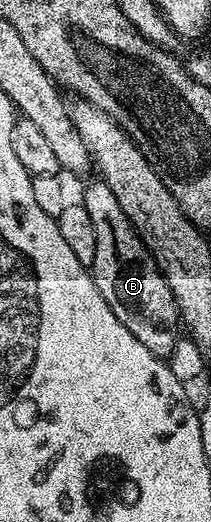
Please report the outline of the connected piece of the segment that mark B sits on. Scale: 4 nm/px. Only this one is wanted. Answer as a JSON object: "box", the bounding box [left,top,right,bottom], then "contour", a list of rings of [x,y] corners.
{"box":[82,181,178,359],"contour":[[[95,181],[85,188],[84,198],[82,198],[86,213],[94,223],[96,237],[94,260],[90,267],[94,284],[102,300],[110,304],[110,312],[114,312],[114,316],[118,316],[118,320],[122,320],[122,324],[126,324],[126,328],[130,328],[130,332],[134,332],[134,336],[138,336],[138,340],[142,340],[142,344],[146,344],[146,348],[150,348],[152,354],[158,358],[167,359],[178,341],[178,335],[172,331],[172,325],[177,325],[178,315],[176,301],[170,292],[170,284],[166,284],[164,273],[158,268],[154,256],[148,251],[148,245],[140,239],[138,232],[130,224],[126,212],[122,212],[114,192],[110,192],[110,188],[104,181]]]}

